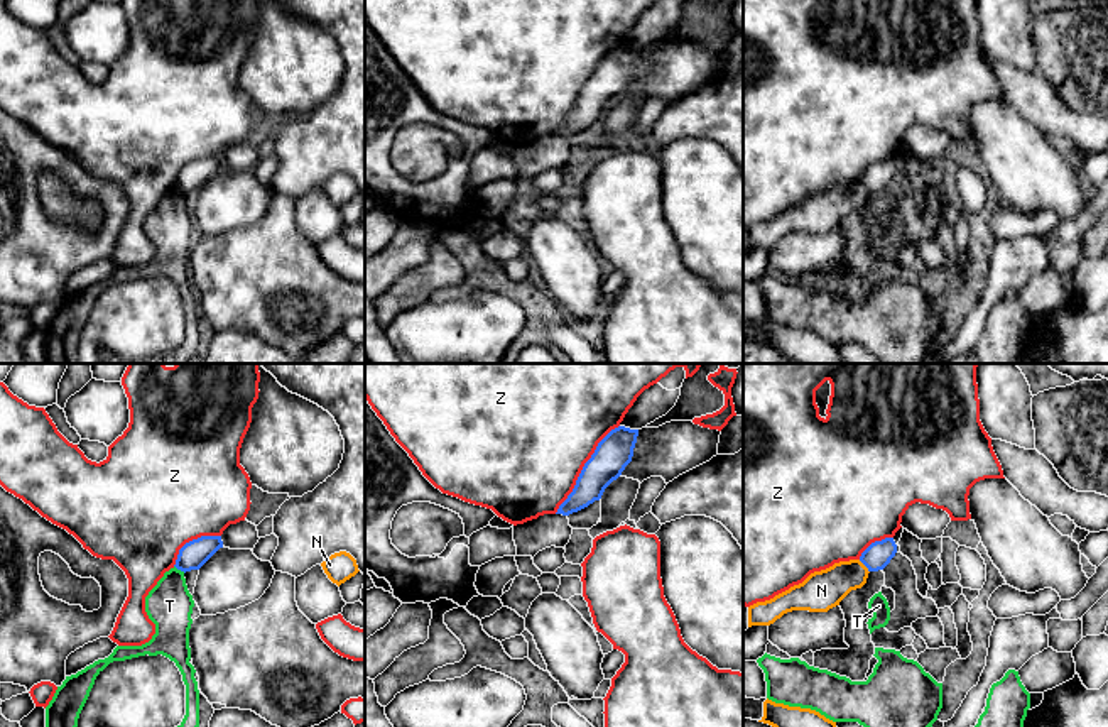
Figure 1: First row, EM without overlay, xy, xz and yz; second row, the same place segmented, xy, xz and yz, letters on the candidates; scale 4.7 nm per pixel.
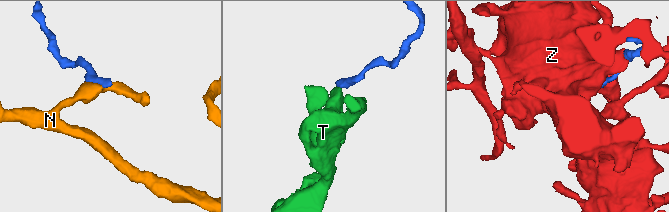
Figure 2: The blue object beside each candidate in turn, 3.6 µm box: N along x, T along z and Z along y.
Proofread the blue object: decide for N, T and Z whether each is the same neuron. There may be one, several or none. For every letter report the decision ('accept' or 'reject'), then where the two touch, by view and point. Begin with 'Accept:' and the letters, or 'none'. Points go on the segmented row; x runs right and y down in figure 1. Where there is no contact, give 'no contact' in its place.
Accept: none
N: reject | yz (865, 565)
T: reject | xy (179, 568)
Z: reject | xz (583, 469)

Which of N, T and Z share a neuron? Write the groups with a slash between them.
N / T / Z

